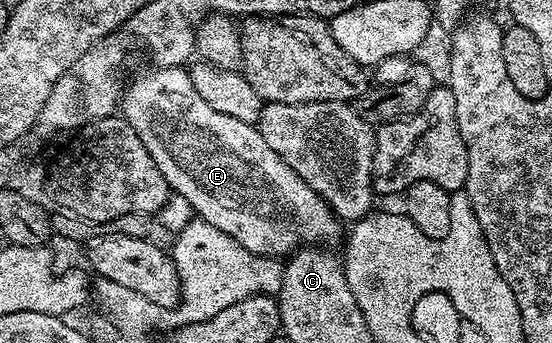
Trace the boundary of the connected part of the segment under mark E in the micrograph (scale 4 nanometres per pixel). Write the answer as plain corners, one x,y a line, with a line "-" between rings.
152,67
149,73
144,73
141,77
136,77
132,82
127,82
126,88
123,90
119,112
130,123
130,127
134,127
134,131
138,131
138,139
142,139
142,143
146,147
146,151
150,151
150,159
154,159
154,163
158,167
158,171
162,171
162,175
166,179
169,190
173,194
176,193
193,209
195,216
199,220
210,223
210,227
218,231
226,231
226,235
230,239
234,239
238,243
242,243
242,247
246,247
246,251
254,251
263,257
275,257
277,259
287,258
301,247
328,247
331,241
336,241
340,237
340,228
342,222
339,217
333,213
332,208
322,199
322,195
318,195
318,191
314,191
308,184
294,172
278,155
278,151
266,144
266,139
262,139
259,128
250,123
242,123
242,119
233,119
231,115
222,115
222,111
214,111
214,107
210,107
210,103
206,103
206,99
202,99
202,95
198,95
198,91
194,91
194,83
190,76
189,70
184,67

